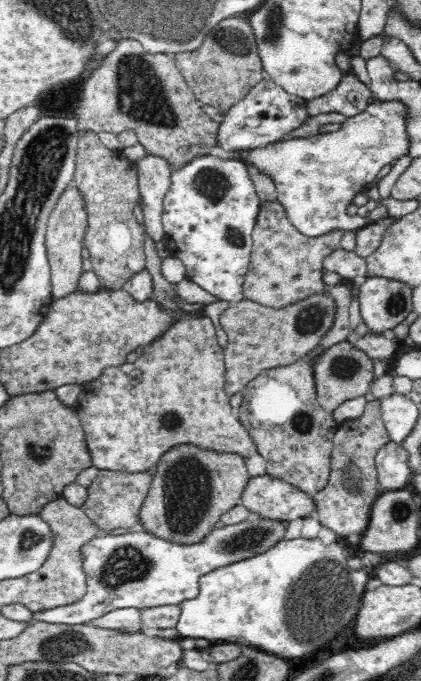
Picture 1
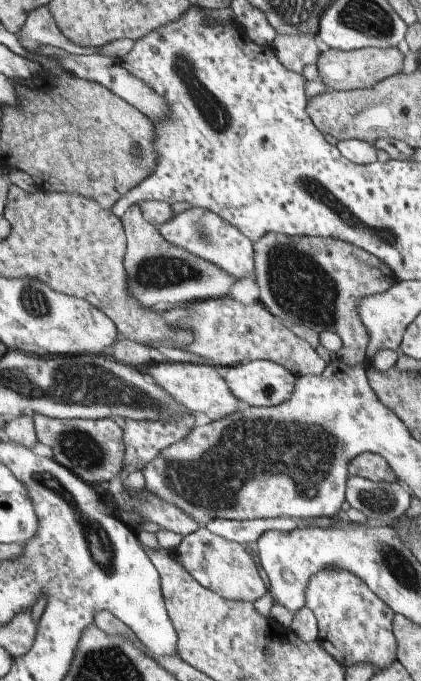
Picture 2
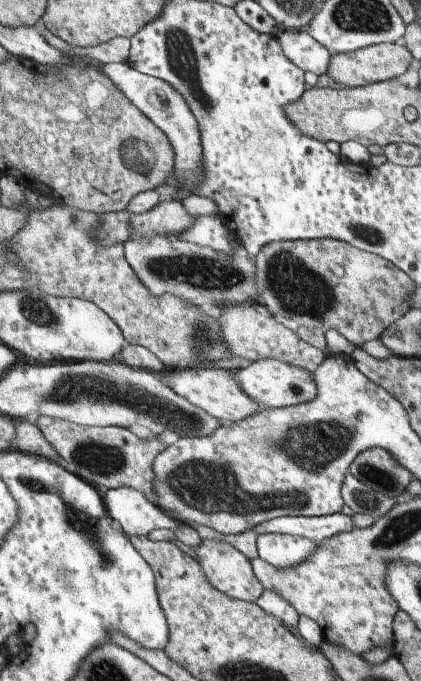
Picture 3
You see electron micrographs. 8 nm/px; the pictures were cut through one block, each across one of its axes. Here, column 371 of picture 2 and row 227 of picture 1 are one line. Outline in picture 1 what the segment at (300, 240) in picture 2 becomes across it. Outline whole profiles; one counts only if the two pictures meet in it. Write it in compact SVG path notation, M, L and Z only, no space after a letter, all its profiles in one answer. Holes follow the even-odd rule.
M262 200L260 216L252 232L250 268L244 276L245 299L273 308L284 308L312 294L324 294L327 286L322 281L324 257L340 247L340 236L344 230L318 238L300 234L287 219L284 207L277 200Z

